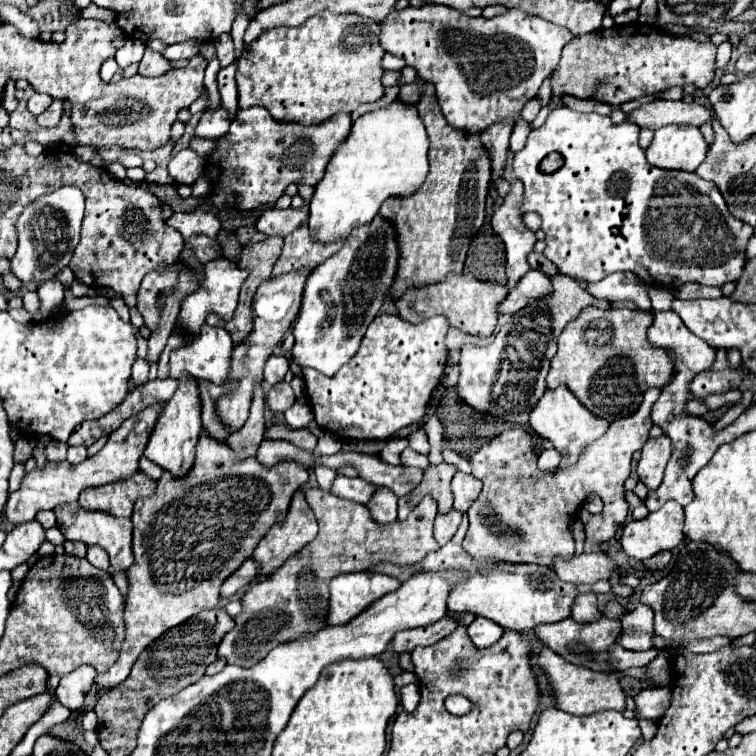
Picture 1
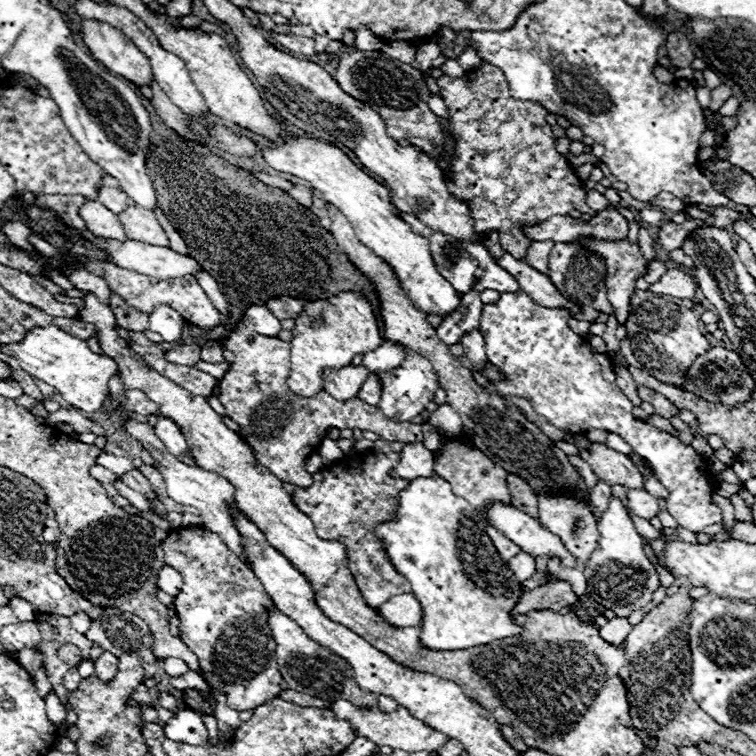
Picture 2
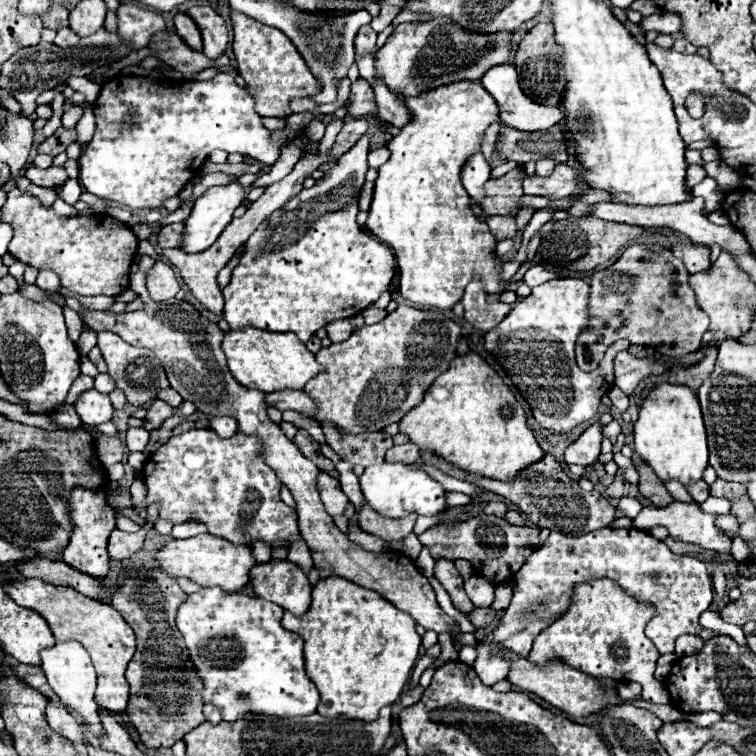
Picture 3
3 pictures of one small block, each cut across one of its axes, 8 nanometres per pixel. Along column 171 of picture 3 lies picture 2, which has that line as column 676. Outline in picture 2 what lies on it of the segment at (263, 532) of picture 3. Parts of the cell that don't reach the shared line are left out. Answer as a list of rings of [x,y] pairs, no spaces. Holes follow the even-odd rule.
[[[524,292],[500,294],[500,300],[496,304],[484,304],[480,332],[486,342],[486,356],[500,372],[504,372],[504,380],[490,380],[486,386],[486,392],[500,396],[500,398],[502,396],[526,398],[538,416],[542,416],[548,424],[560,428],[562,432],[580,434],[580,432],[600,428],[600,430],[620,434],[638,456],[648,460],[646,466],[670,492],[666,510],[670,516],[676,518],[678,524],[682,524],[684,528],[688,528],[692,532],[700,532],[706,526],[722,522],[720,508],[710,498],[710,492],[712,492],[710,472],[708,472],[704,458],[698,456],[698,452],[694,452],[692,446],[684,446],[676,436],[672,436],[668,432],[660,432],[658,428],[654,428],[642,420],[636,420],[632,416],[632,402],[624,396],[624,392],[614,382],[614,370],[612,370],[610,356],[594,352],[584,338],[580,338],[576,332],[572,332],[568,328],[568,318],[570,318],[568,310],[538,306]]]

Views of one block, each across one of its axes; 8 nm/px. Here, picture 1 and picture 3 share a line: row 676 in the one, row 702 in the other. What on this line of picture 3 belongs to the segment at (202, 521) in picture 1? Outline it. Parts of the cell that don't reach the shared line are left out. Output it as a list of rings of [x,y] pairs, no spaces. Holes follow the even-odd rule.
[[[16,578],[16,580],[6,582],[6,594],[14,602],[22,604],[24,608],[38,612],[50,624],[50,630],[58,642],[78,640],[88,650],[92,664],[96,668],[98,686],[96,686],[94,700],[106,710],[124,712],[126,702],[128,702],[128,692],[130,692],[124,672],[126,672],[128,662],[134,656],[136,640],[134,640],[132,628],[124,622],[120,612],[116,612],[108,604],[102,604],[94,598],[88,598],[76,592],[74,588],[52,586],[38,578]]]

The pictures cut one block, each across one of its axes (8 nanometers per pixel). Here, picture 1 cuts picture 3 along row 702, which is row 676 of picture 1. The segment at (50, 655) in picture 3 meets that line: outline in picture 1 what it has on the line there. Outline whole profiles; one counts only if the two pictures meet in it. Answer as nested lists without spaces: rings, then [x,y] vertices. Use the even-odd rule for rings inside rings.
[[[80,666],[74,672],[62,676],[56,688],[56,696],[60,704],[70,710],[80,710],[88,690],[94,684],[94,678],[96,678],[96,670],[92,666]]]

